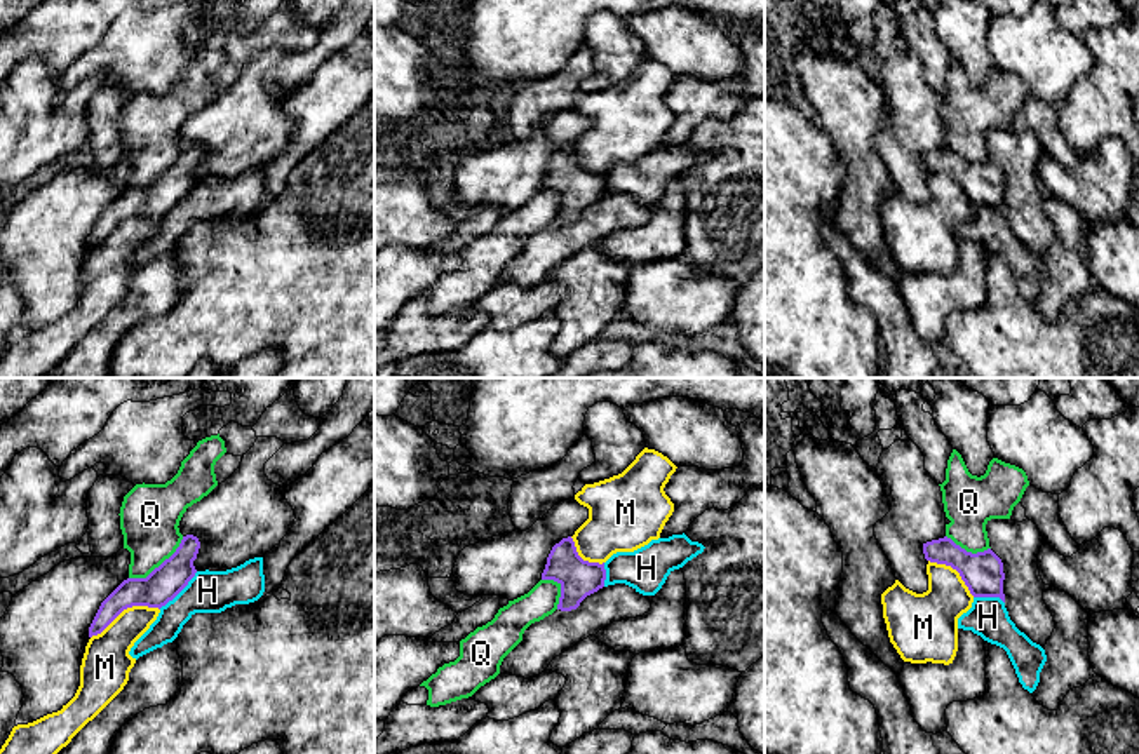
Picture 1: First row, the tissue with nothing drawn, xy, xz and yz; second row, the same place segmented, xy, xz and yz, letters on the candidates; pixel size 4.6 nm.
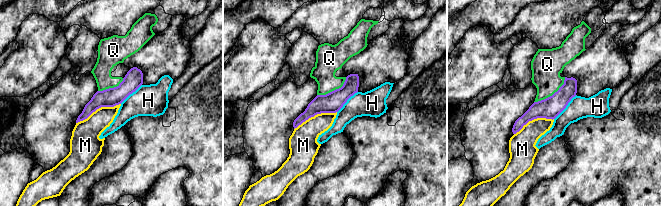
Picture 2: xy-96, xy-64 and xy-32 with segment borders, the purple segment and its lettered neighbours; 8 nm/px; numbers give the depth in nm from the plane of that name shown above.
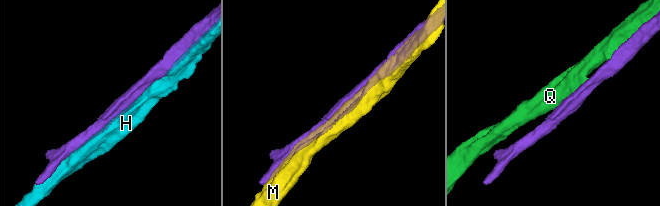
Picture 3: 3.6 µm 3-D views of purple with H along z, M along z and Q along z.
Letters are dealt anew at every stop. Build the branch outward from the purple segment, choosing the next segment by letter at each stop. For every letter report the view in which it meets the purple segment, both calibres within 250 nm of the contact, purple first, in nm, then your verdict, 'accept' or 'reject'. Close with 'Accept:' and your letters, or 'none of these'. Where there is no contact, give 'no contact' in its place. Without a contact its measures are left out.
H: xy | 160/190 nm | reject
M: xy | 160/220 nm | reject
Q: xy | 160/280 nm | reject
Accept: none of these

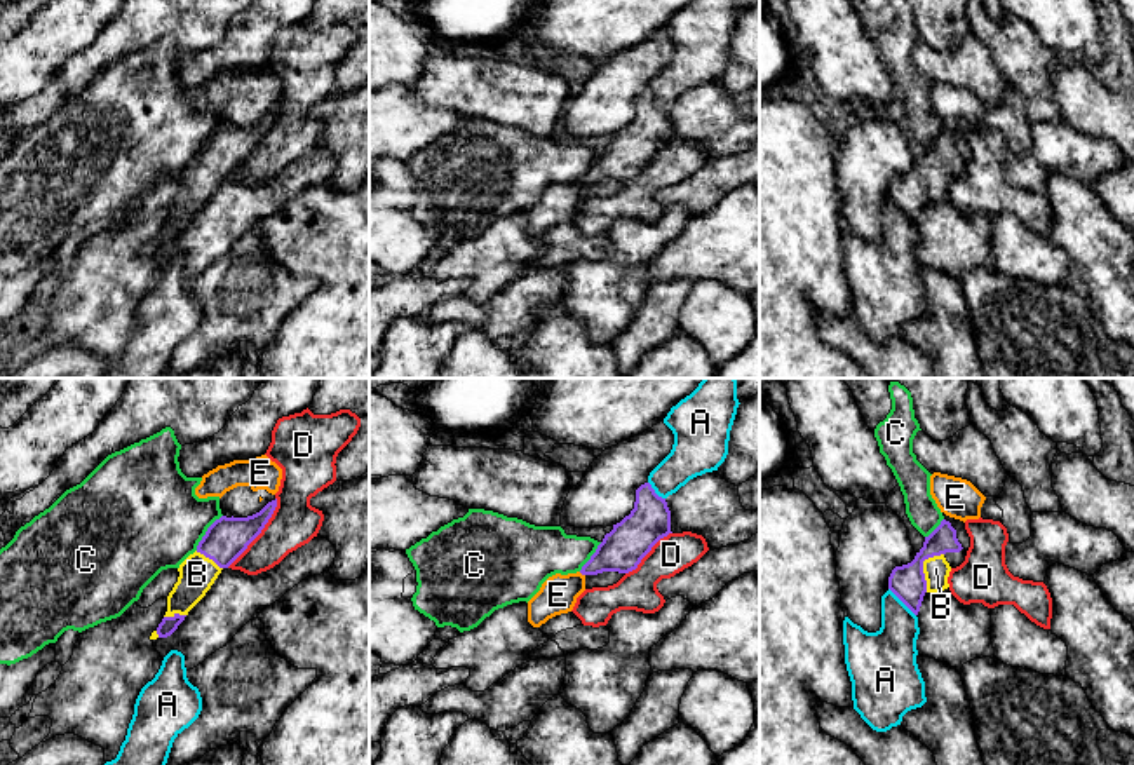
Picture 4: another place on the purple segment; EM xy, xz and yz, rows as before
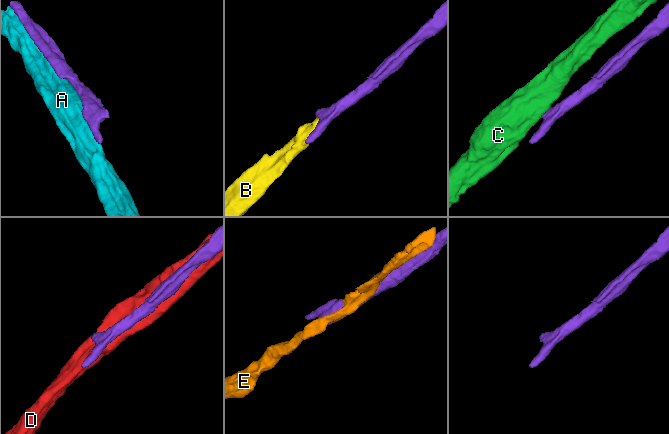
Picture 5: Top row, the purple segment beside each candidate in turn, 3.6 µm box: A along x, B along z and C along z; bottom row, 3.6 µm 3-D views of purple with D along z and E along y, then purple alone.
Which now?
A: yz | 160/240 nm | reject
B: yz | 160/120 nm | accept
C: xy | 190/460 nm | reject
D: xy | 190/220 nm | reject
E: xz | 200/180 nm | reject
Accept: B

